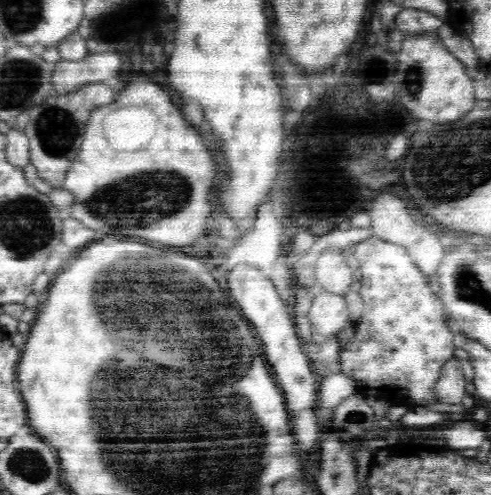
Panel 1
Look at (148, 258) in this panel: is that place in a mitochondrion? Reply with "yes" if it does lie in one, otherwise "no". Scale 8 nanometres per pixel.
no

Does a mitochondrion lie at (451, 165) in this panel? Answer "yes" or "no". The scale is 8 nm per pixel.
yes

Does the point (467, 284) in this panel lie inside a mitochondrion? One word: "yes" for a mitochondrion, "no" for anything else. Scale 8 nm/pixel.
yes

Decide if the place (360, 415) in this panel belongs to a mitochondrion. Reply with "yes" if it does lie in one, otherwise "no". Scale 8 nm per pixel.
yes

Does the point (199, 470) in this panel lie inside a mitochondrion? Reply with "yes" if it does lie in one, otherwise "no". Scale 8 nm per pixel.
yes

